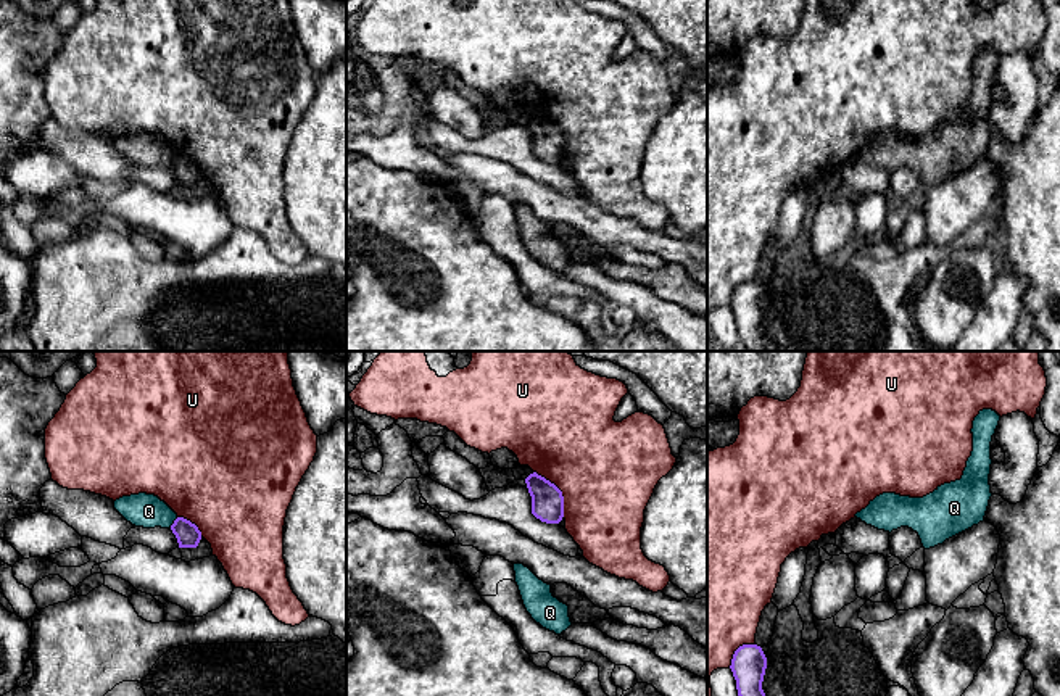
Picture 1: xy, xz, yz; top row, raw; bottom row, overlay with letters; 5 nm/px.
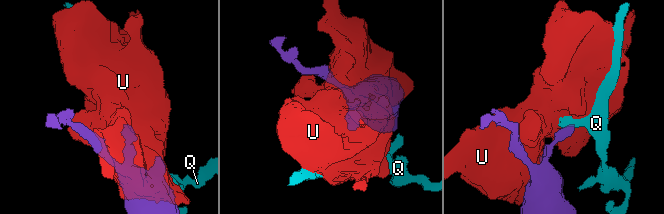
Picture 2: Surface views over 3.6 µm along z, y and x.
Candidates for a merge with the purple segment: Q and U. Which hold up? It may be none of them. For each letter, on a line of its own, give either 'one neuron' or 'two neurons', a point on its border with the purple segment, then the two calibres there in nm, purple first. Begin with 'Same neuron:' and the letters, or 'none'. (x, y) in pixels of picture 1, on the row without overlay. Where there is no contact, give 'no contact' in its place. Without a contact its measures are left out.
Same neuron: none
Q: two neurons; meets purple in xy at (174, 161); 120 nm thick on the purple side, 170 nm on the other
U: two neurons; meets purple in xz at (559, 129); 160 nm thick on the purple side, 480 nm on the other

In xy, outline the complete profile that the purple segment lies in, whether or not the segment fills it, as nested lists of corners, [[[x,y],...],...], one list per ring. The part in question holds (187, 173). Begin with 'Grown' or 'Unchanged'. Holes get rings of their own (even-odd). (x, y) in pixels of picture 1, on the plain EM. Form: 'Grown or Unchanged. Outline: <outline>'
Unchanged. Outline: [[[177,156],[171,169],[177,177],[179,187],[197,187],[201,179],[198,166],[184,156]]]

